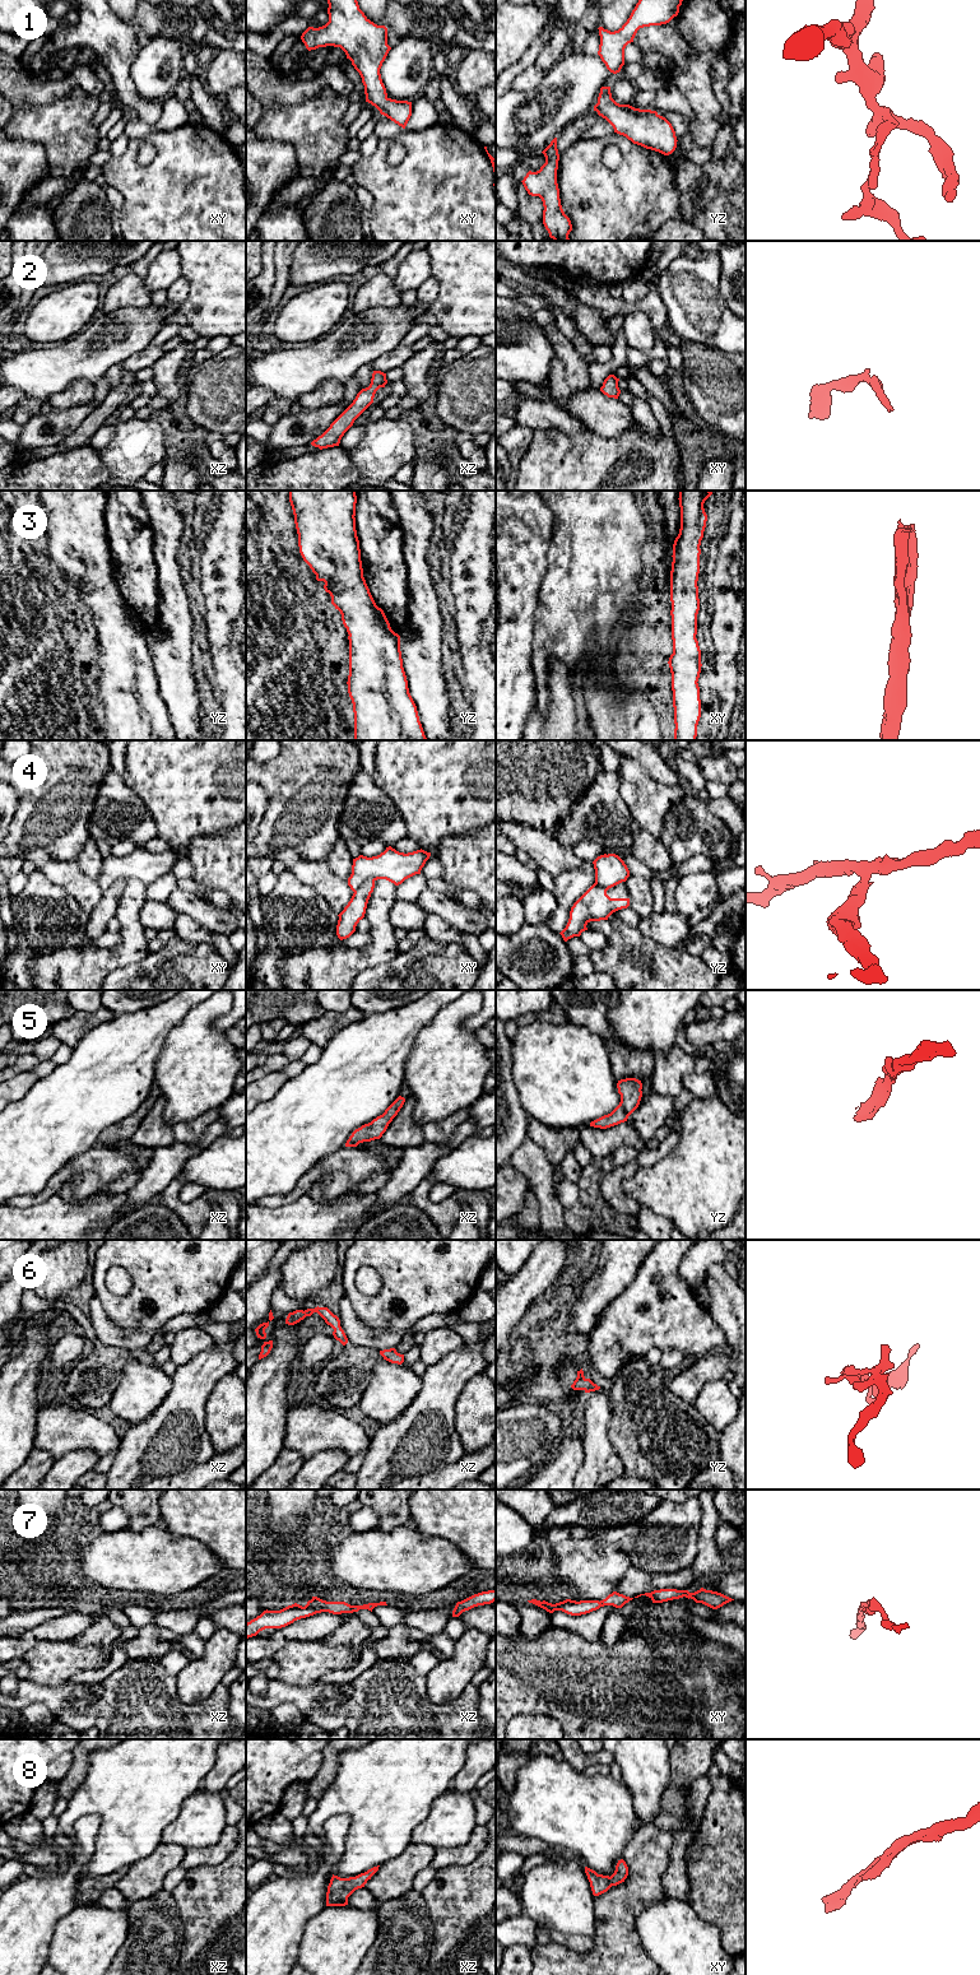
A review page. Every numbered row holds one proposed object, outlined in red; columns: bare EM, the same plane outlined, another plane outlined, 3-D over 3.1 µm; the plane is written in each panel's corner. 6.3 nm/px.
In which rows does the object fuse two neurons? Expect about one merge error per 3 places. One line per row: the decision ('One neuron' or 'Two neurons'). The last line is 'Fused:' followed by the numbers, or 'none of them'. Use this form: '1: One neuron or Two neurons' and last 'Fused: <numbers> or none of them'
1: One neuron
2: One neuron
3: One neuron
4: Two neurons
5: One neuron
6: One neuron
7: One neuron
8: One neuron
Fused: 4

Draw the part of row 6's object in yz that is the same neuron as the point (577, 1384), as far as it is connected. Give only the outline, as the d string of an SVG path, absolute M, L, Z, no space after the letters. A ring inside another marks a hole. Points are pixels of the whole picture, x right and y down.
M582 1368L580 1371L577 1371L577 1377L573 1381L573 1384L571 1385L571 1388L573 1390L584 1390L585 1393L590 1393L590 1391L595 1391L595 1390L600 1389L600 1386L598 1386L590 1379L586 1379L584 1376Z

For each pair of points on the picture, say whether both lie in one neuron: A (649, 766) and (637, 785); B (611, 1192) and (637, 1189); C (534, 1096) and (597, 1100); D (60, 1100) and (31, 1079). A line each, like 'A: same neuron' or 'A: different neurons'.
A: different neurons
B: different neurons
C: same neuron
D: different neurons

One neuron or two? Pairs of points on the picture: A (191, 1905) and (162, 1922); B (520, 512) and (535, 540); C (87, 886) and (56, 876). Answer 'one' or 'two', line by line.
A: two
B: one
C: one

